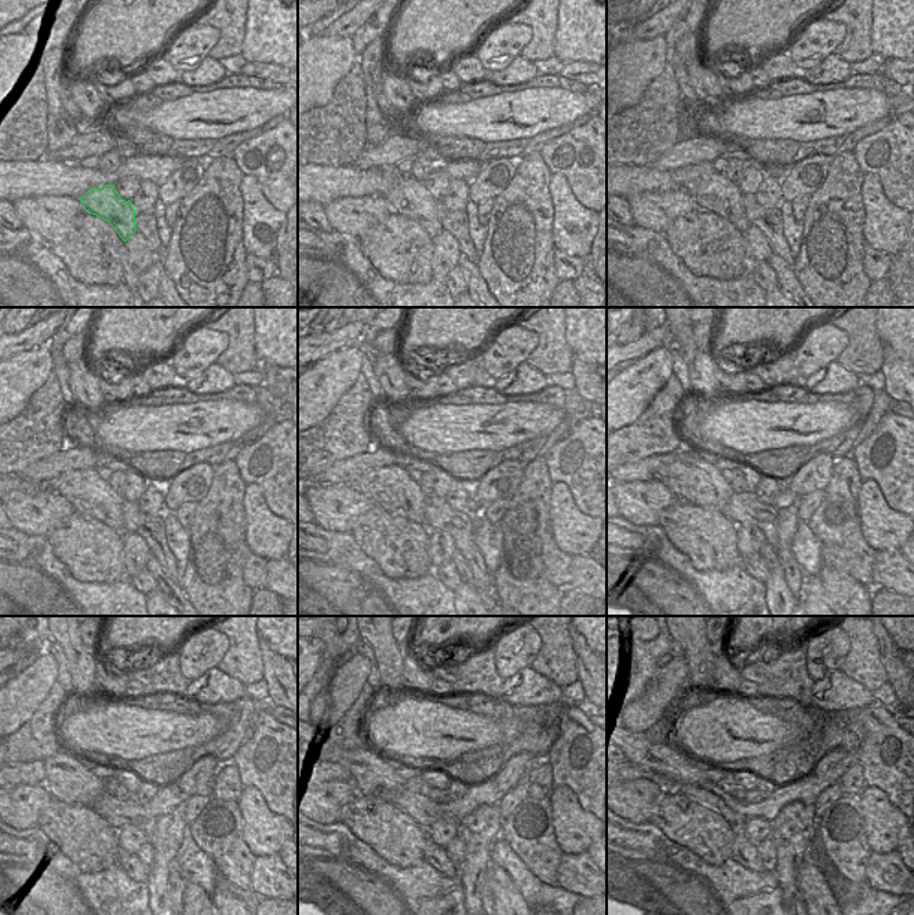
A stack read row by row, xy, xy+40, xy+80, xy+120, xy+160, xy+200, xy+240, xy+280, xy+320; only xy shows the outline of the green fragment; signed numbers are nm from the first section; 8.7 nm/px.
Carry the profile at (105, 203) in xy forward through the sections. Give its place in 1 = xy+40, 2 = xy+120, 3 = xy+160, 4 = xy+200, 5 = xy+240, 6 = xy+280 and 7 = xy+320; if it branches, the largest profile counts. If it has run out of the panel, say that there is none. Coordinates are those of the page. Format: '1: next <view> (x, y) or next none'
1: next xy+40 (407, 196)
2: next xy+120 (91, 496)
3: next xy+160 (390, 487)
4: next xy+200 (691, 478)
5: next xy+240 (68, 780)
6: next xy+280 (371, 772)
7: next xy+320 (665, 758)

